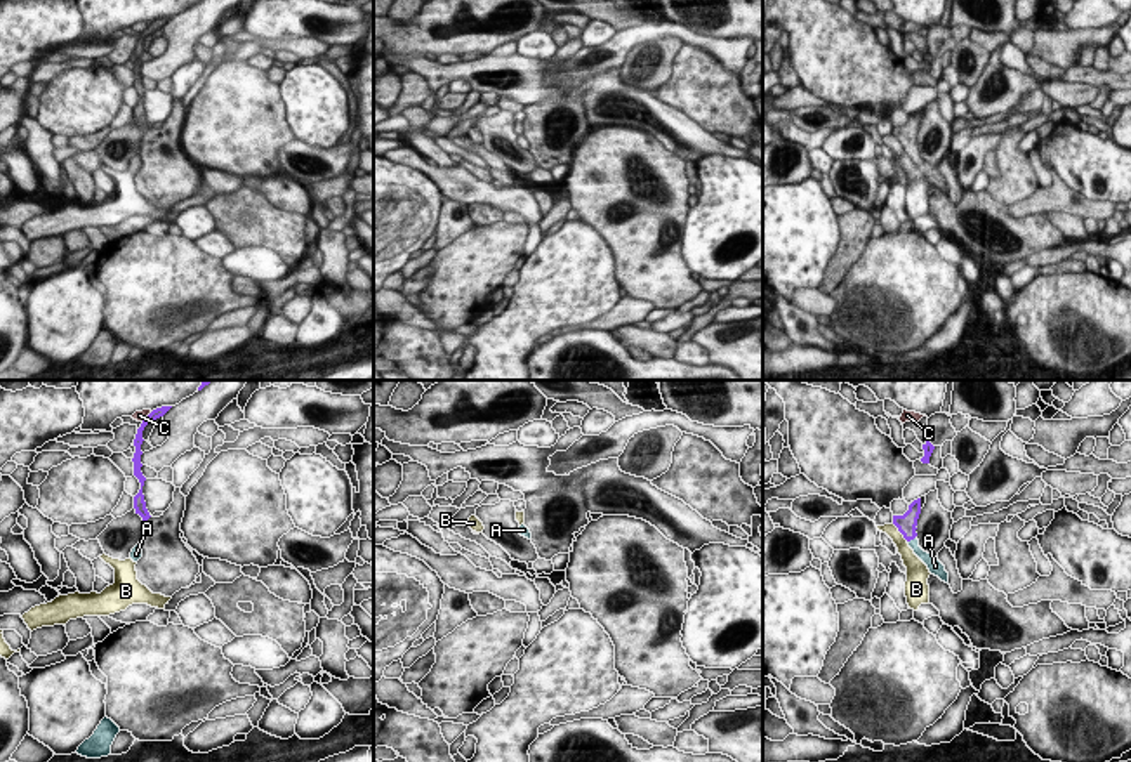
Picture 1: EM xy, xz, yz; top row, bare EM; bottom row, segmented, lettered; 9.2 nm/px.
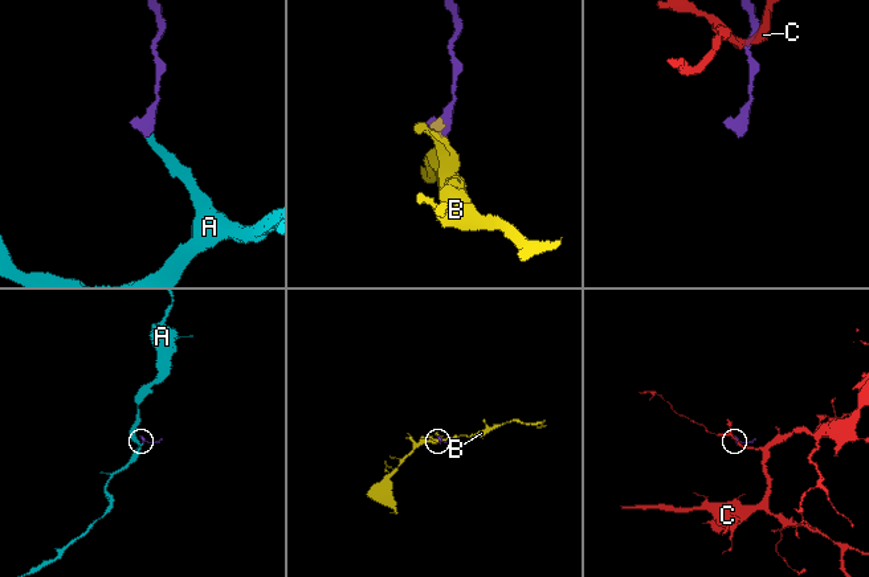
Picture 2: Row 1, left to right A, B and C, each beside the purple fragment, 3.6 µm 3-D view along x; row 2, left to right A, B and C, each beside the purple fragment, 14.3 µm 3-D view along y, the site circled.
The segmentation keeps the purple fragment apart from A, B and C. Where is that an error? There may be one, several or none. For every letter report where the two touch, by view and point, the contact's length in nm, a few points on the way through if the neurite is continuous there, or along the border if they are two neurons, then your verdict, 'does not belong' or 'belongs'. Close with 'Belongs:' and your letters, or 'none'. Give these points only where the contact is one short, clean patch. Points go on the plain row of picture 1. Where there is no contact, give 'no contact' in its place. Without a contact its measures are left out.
A: meets purple in yz at (911, 150); contact 100 nm long; runs through yz (906, 134), (911, 150), (928, 170); belongs
B: meets purple in yz at (899, 141); contact 240 nm long; border along yz (892, 134), (907, 151); does not belong
C: meets purple in xy at (148, 26); contact 140 nm long; border along xy (152, 23), (141, 32); does not belong
Belongs: A

